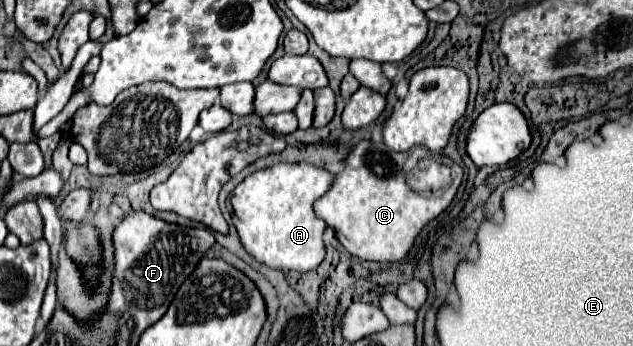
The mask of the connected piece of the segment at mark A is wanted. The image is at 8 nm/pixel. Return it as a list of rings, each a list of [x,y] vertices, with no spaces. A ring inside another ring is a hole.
[[[278,163],[248,175],[230,193],[232,221],[242,247],[260,263],[288,271],[312,271],[324,259],[322,233],[326,223],[312,211],[312,203],[326,193],[334,175],[308,163]]]

